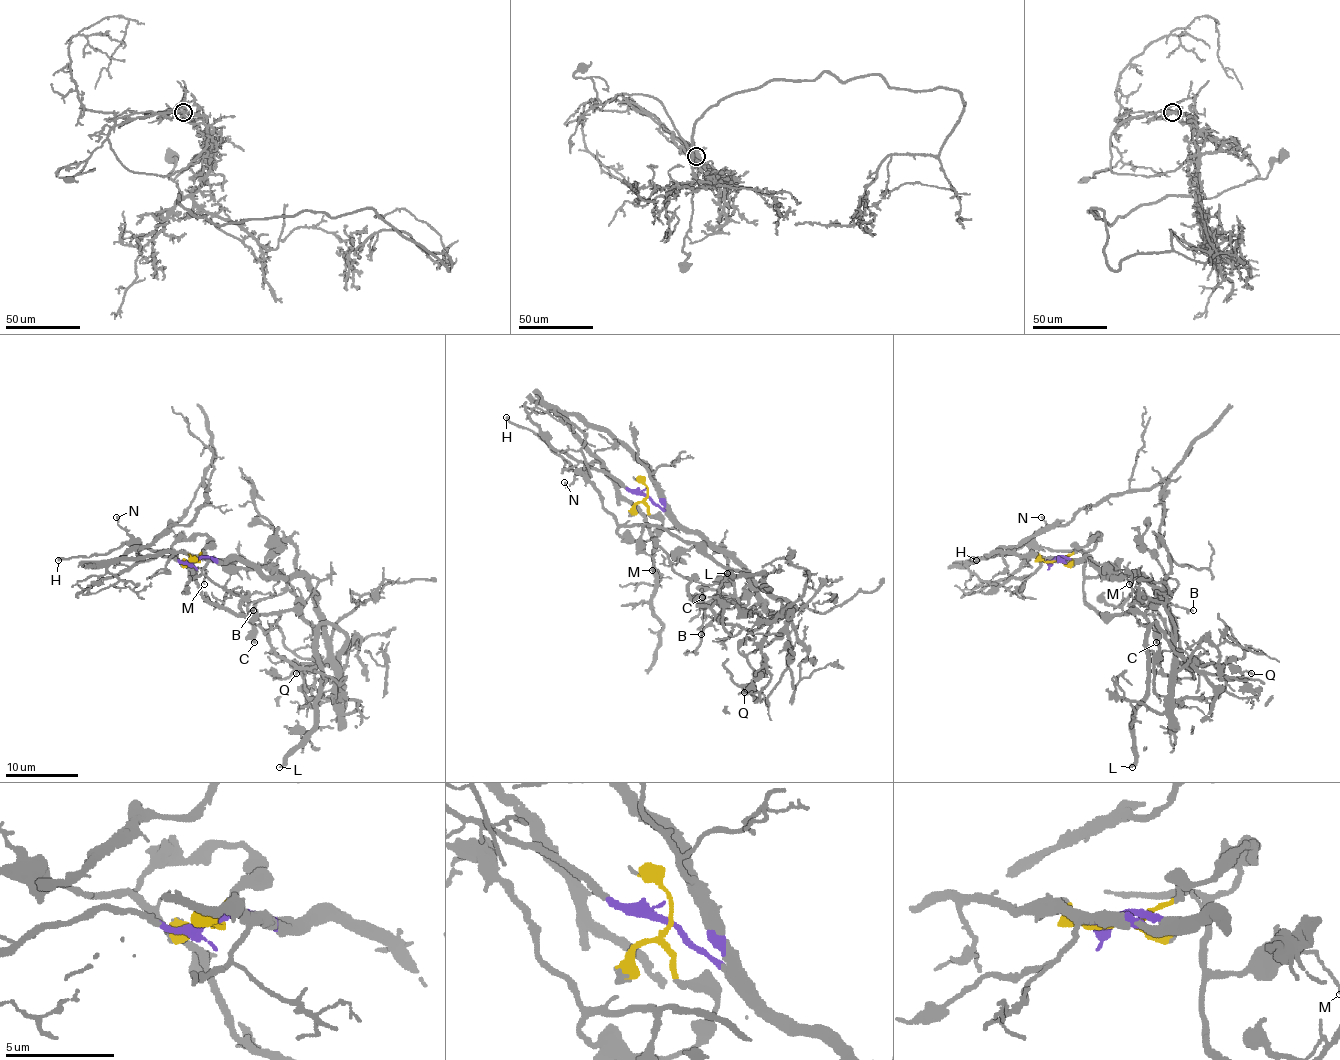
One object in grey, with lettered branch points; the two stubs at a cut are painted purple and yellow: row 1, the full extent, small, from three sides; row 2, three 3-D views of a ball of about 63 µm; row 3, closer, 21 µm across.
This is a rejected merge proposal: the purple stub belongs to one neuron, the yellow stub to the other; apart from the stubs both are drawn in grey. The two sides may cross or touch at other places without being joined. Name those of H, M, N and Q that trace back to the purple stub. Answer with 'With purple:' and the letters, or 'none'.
With purple: none

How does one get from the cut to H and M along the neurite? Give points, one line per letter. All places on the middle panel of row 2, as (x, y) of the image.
H: (646, 495), (644, 504), (663, 526), (654, 537), (628, 541), (599, 492), (505, 417)
M: (646, 495), (644, 504), (663, 526), (654, 537), (628, 541), (617, 530), (641, 525), (652, 570)

